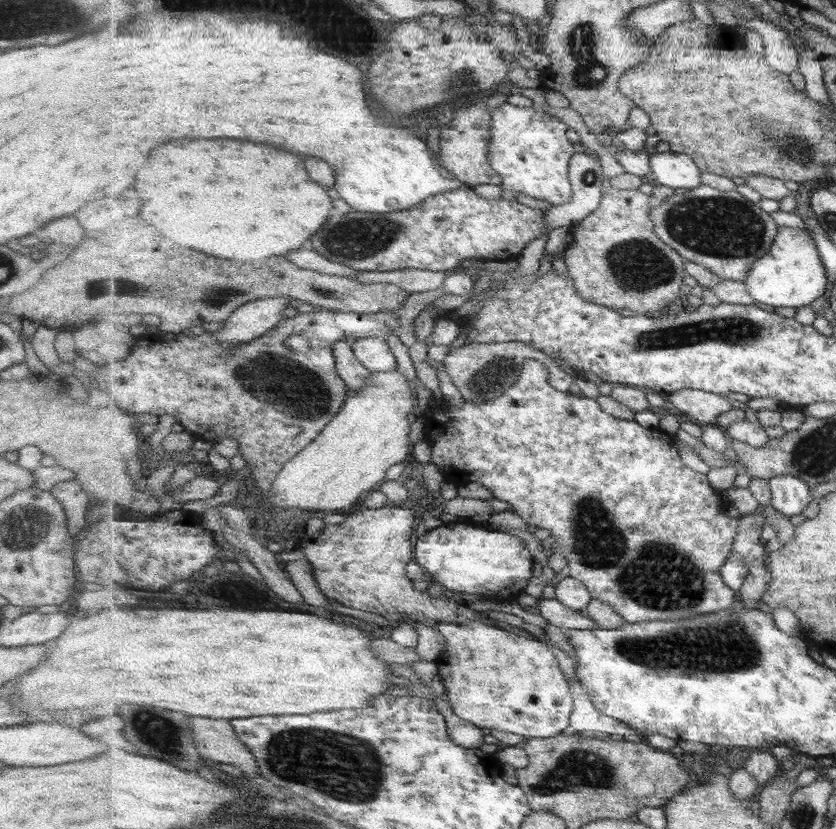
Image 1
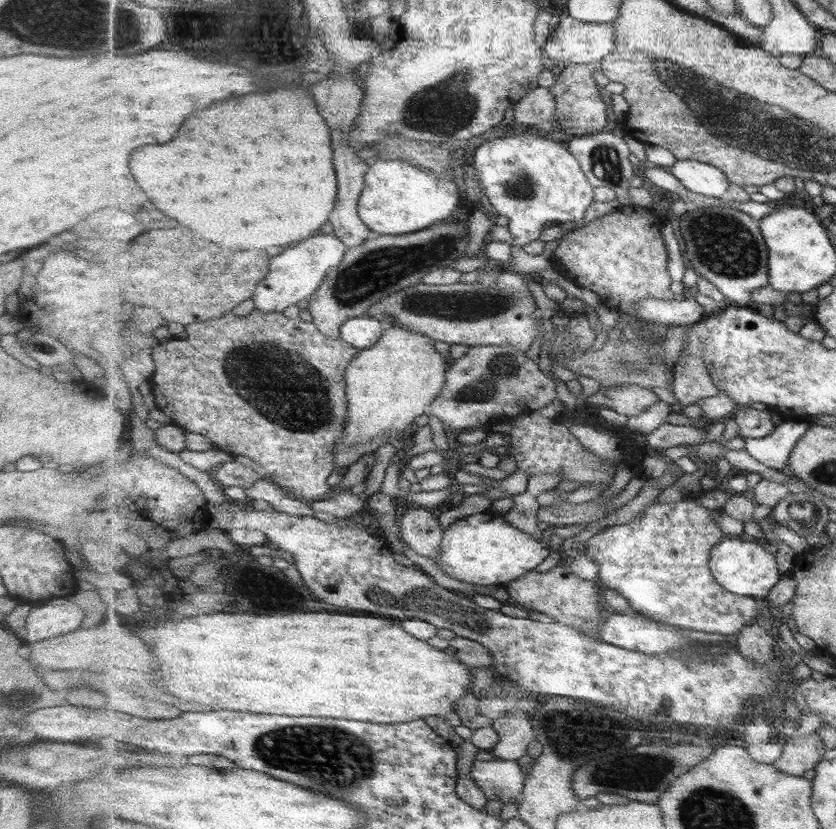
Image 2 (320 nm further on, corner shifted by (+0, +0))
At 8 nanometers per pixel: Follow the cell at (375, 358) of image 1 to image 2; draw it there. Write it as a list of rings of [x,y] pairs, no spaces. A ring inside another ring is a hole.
[[[363,315],[347,319],[340,331],[343,342],[352,344],[362,351],[375,346],[385,330],[377,317]]]

